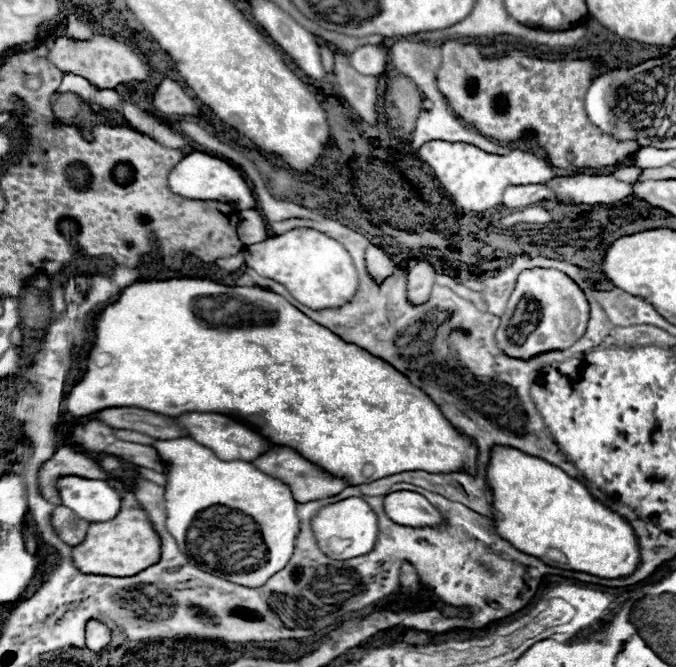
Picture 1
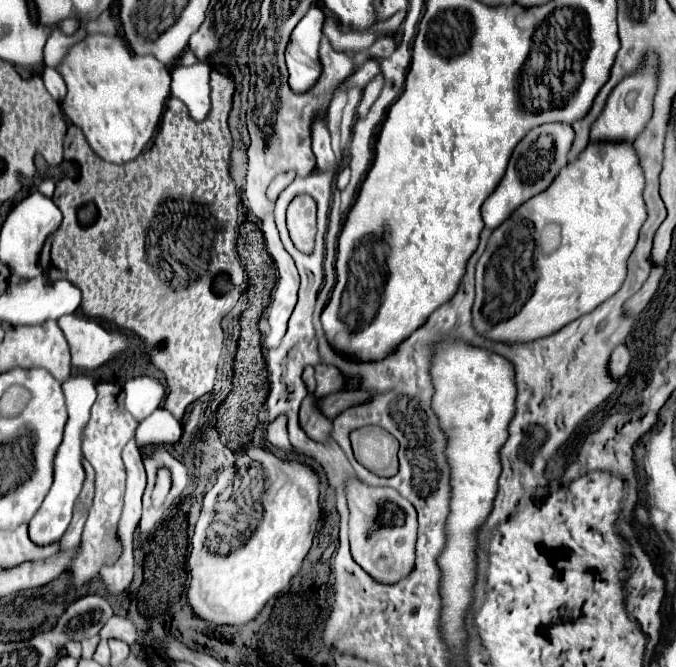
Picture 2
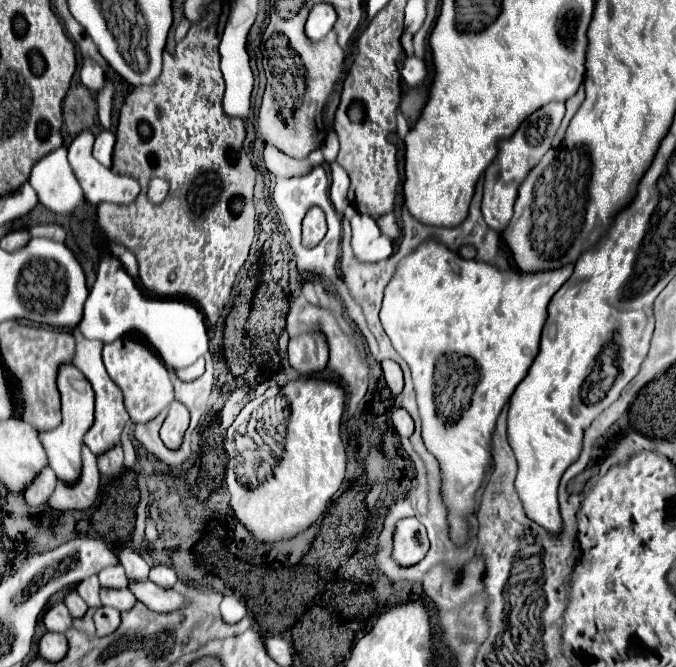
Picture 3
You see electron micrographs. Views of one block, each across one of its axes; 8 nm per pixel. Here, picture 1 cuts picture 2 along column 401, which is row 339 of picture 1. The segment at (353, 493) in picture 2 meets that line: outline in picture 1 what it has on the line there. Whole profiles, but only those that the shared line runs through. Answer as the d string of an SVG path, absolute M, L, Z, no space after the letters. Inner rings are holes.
M532 268L518 276L516 288L508 300L506 312L496 330L498 348L512 358L530 360L544 352L570 348L586 332L590 306L576 282L554 268Z

